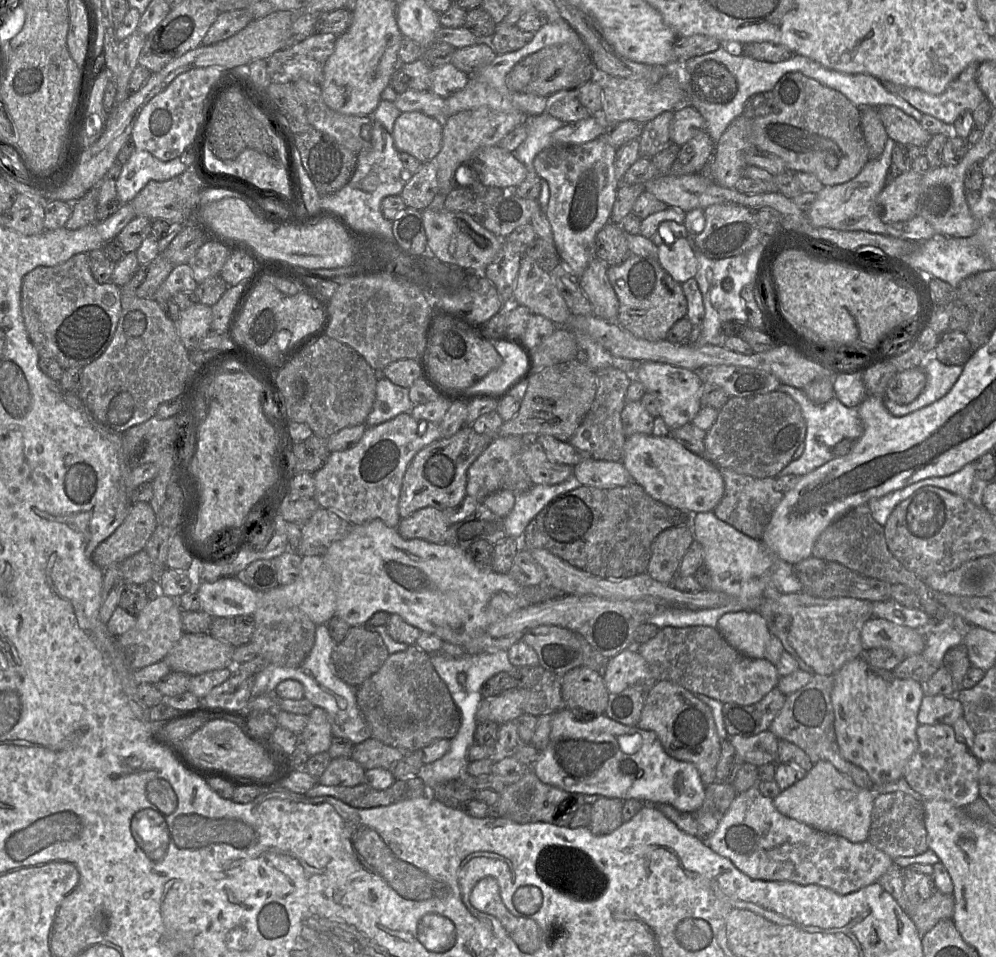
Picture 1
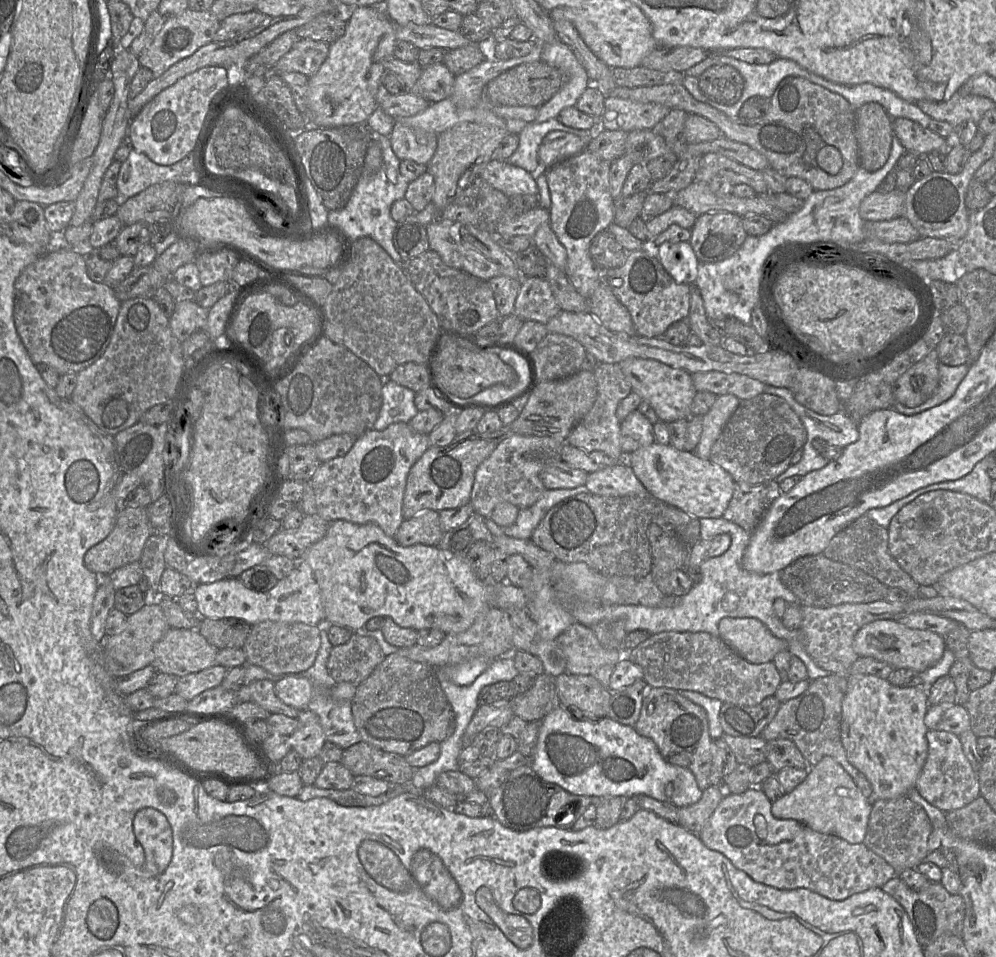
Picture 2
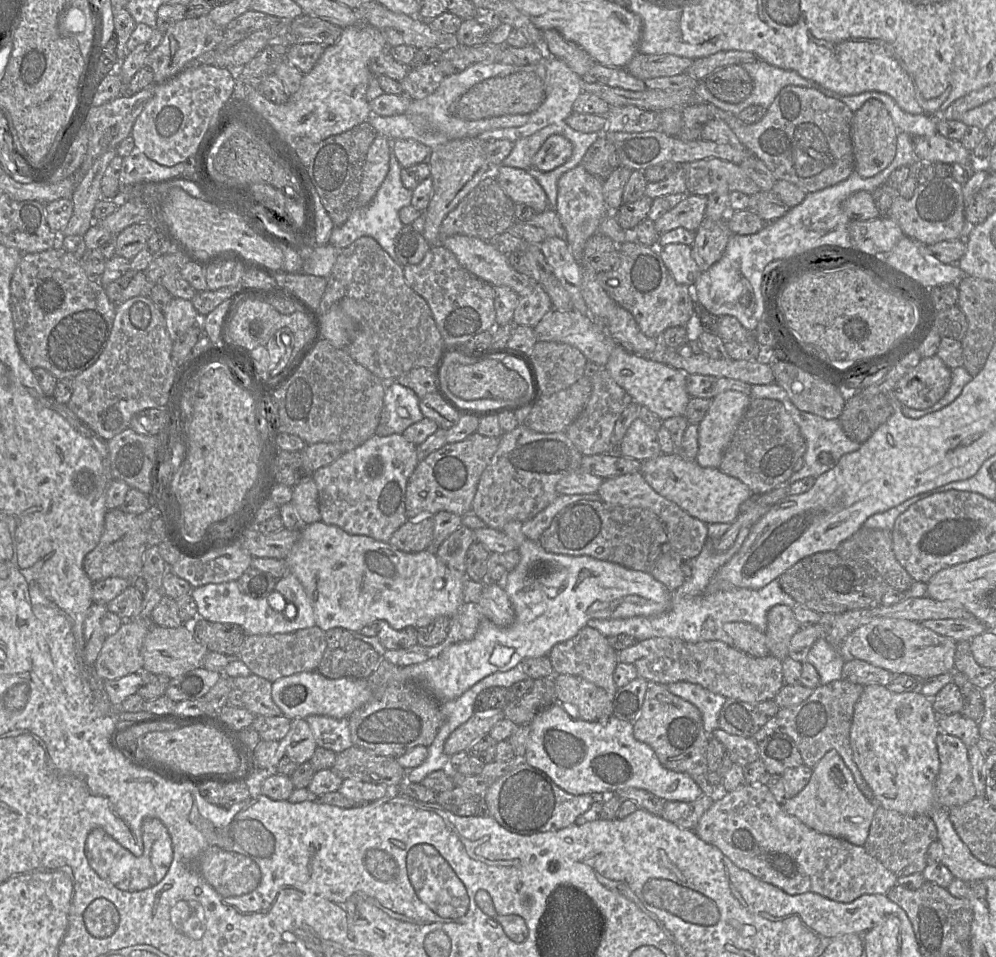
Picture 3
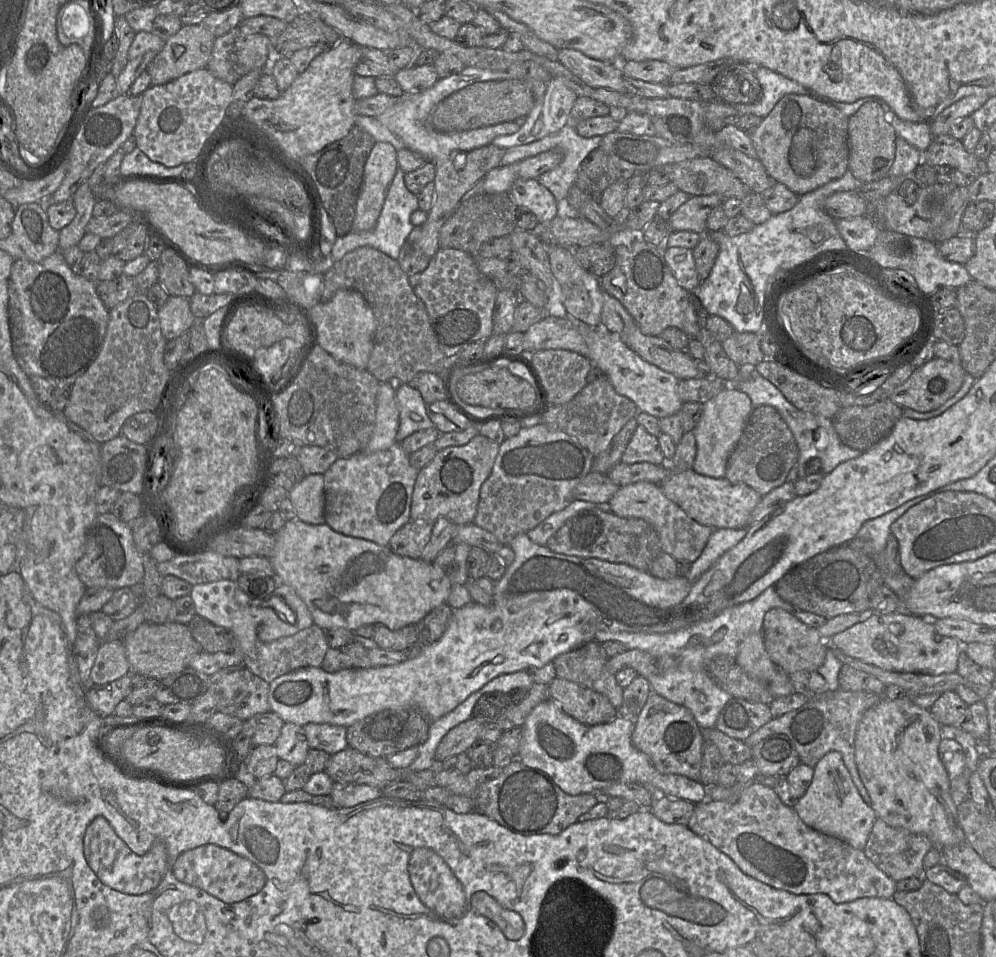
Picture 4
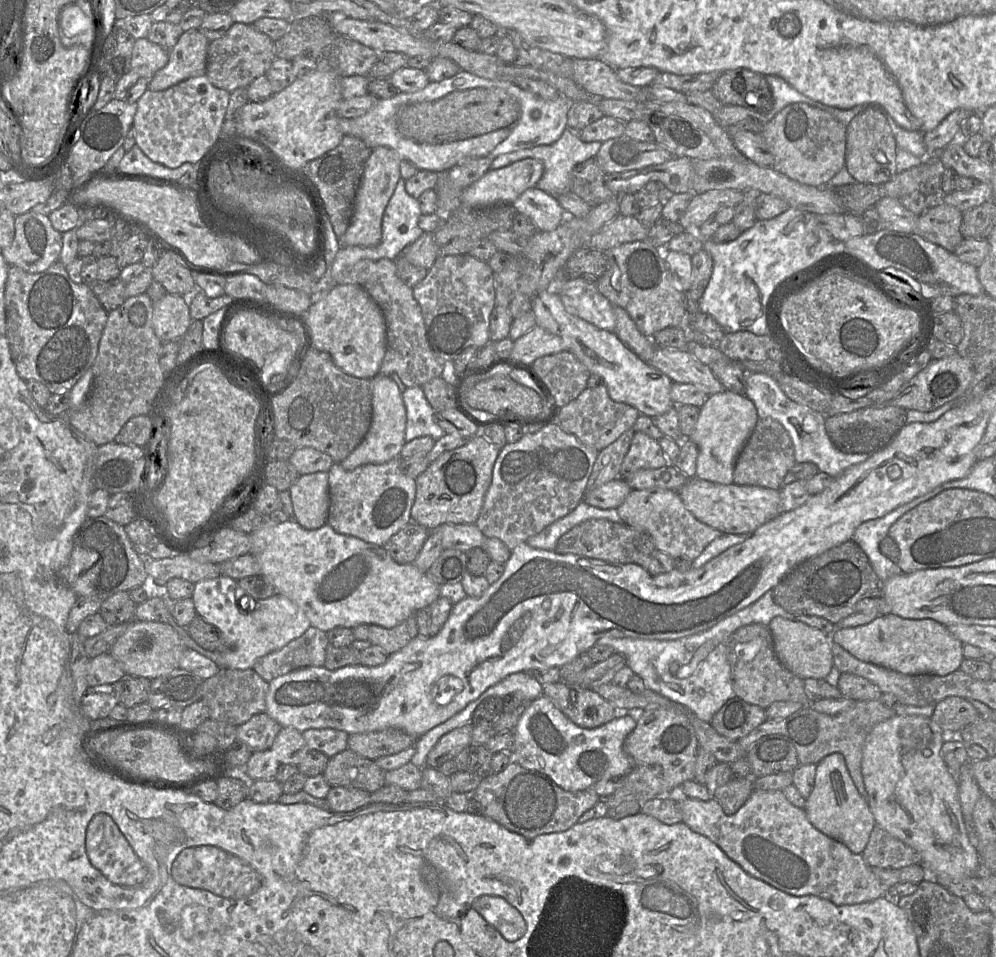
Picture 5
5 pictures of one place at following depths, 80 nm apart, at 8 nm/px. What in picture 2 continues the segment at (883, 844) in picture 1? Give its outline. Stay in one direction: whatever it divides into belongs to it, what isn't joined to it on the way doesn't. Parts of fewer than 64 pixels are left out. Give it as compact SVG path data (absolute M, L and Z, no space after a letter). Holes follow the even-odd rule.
M909 797L874 800L869 817L864 845L882 857L897 873L916 869L924 862L928 852L928 839L933 826L924 809Z

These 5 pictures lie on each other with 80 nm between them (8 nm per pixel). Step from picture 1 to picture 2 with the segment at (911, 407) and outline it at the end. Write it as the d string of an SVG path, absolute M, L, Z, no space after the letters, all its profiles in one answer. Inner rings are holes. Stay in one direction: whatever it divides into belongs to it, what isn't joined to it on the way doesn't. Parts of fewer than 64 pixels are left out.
M940 362L938 366L939 386L931 398L921 405L912 408L895 401L892 408L903 415L912 416L944 403L955 394L959 384L967 375L969 367L970 364L948 366Z

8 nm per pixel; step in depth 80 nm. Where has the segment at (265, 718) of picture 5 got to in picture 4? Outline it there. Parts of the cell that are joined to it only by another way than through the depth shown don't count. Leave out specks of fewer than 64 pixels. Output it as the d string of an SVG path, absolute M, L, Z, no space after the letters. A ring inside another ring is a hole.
M269 711L256 714L243 724L241 733L248 737L254 746L273 745L278 739L284 720Z

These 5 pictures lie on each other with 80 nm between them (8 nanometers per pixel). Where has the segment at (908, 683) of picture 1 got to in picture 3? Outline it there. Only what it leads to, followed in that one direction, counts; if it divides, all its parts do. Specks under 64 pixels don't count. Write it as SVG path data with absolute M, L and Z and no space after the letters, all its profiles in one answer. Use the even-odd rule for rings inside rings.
M871 684L864 686L855 704L850 728L850 746L855 765L874 794L874 802L887 810L906 816L928 815L936 806L934 783L939 773L936 736L940 732L932 699L920 692L893 693L886 686Z

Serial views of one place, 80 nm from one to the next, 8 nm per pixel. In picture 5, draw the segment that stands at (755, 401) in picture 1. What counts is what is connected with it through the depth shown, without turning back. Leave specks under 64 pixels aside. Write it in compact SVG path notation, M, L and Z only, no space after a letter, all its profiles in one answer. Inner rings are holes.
M770 417L760 418L736 459L733 483L780 490L784 477L795 463L793 443L786 429Z

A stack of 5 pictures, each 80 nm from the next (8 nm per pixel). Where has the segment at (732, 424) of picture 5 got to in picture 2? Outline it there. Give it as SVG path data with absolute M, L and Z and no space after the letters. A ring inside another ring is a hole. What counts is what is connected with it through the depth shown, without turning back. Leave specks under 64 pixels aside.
M733 394L719 395L710 410L703 416L701 438L694 451L701 459L709 459L713 444L739 403L740 399Z

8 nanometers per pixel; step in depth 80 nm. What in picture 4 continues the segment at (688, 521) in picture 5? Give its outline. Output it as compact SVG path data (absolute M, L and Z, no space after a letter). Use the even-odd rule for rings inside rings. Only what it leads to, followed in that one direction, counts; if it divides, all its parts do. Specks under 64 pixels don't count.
M640 481L619 487L618 491L614 494L608 504L611 511L618 517L640 518L648 522L659 536L662 552L670 554L677 561L687 560L693 563L701 555L710 535L715 530L712 527L701 525L690 518L677 504L664 495L659 485L647 481Z

